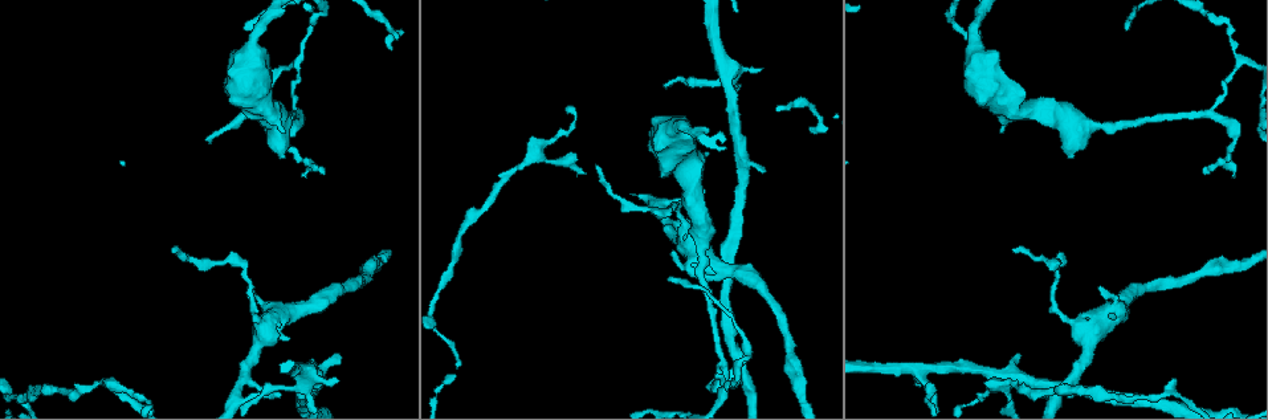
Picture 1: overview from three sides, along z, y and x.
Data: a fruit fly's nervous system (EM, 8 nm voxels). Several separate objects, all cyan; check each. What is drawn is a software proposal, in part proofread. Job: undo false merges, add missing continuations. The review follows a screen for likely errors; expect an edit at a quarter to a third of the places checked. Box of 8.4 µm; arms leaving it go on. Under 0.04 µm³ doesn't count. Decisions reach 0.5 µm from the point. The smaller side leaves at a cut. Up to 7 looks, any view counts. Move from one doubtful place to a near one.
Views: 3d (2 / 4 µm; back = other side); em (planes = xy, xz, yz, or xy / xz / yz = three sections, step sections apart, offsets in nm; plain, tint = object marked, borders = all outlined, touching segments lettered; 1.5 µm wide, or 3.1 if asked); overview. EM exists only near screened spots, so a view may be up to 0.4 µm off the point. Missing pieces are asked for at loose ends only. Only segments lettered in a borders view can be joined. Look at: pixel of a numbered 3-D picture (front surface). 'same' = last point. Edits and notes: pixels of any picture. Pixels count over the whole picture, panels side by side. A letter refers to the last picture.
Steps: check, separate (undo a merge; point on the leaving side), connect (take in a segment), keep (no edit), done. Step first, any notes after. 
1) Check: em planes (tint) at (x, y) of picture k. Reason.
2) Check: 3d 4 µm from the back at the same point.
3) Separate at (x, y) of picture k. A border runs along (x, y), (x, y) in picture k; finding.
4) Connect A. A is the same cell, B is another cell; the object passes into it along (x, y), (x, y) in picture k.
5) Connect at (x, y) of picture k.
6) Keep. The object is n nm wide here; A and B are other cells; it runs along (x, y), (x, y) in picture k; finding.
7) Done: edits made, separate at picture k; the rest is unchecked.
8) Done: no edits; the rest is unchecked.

Check: 3d 2 µm at (597, 166) of picture 1. Thin end.

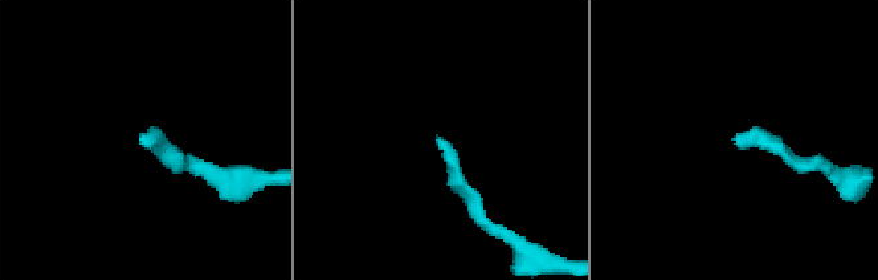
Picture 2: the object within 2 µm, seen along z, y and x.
Check: em xz step 8 (borders) at (142, 135) of picture 2. Shape alone is not enough.

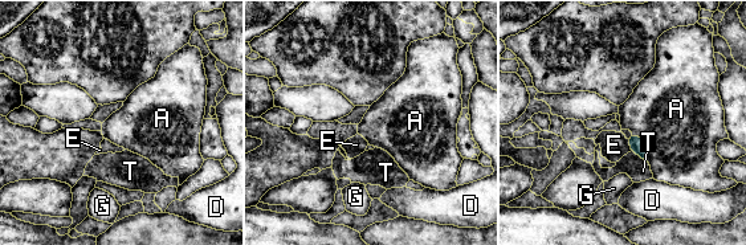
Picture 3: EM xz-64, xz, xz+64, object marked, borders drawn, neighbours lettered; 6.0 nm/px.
Check: em planes (borders) at the same point. Another direction.

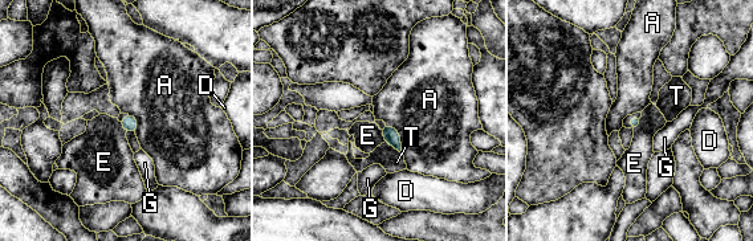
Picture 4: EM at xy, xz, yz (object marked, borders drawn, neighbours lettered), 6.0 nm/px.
Keep. A, D, E, G and T are other cells; a border runs along (385, 122), (399, 134), (402, 151) in picture 4; no lettered segment goes on from it.

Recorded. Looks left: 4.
Check: 3d 4 µm at (336, 378) of picture 1. Branch stops here.

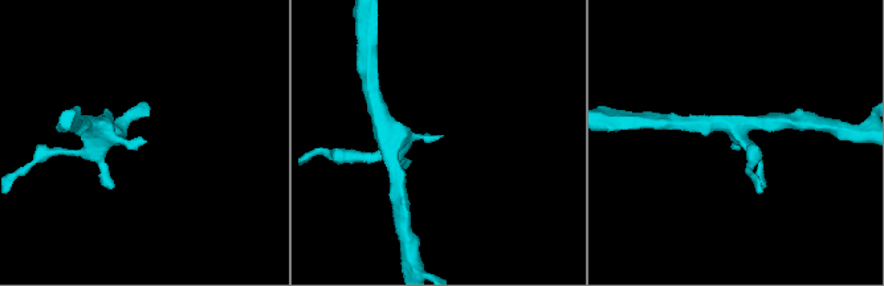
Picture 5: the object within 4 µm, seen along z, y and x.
Check: em yz step 4 (tint) at (440, 137) of picture 5. Shape alone is not enough.

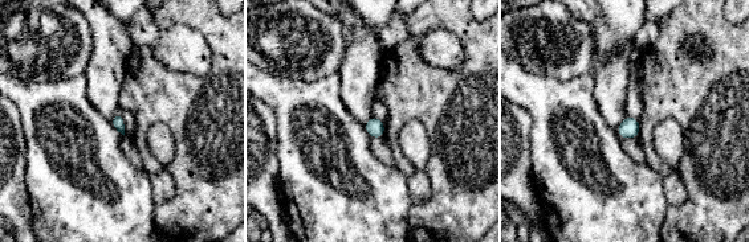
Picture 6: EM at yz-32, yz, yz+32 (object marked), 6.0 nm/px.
Check: em planes (borders) at the same point. Another direction.

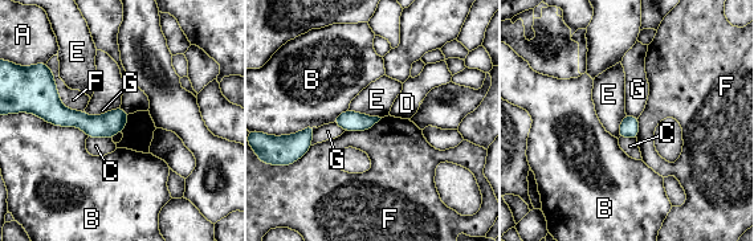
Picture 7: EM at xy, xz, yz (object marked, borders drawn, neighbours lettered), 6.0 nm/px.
Connect C. C is the same cell, A, B, D, E, F and G are other cells; it goes on there.

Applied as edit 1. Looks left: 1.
Done: edits made, connect at picture 7; the rest is unchecked.

